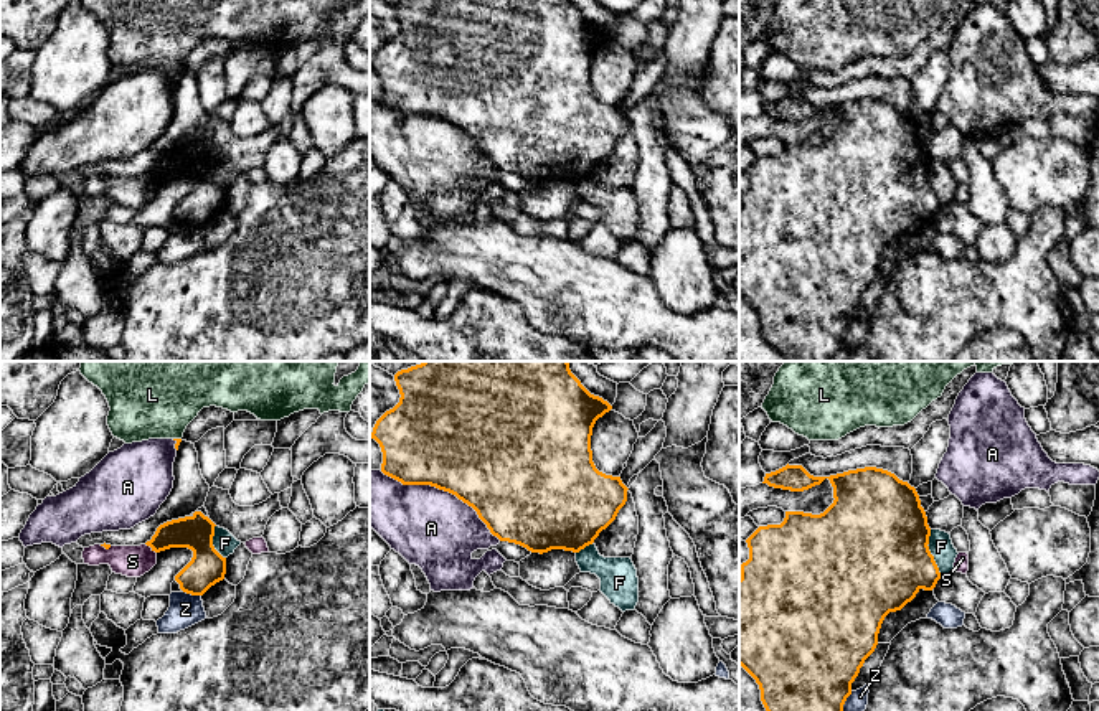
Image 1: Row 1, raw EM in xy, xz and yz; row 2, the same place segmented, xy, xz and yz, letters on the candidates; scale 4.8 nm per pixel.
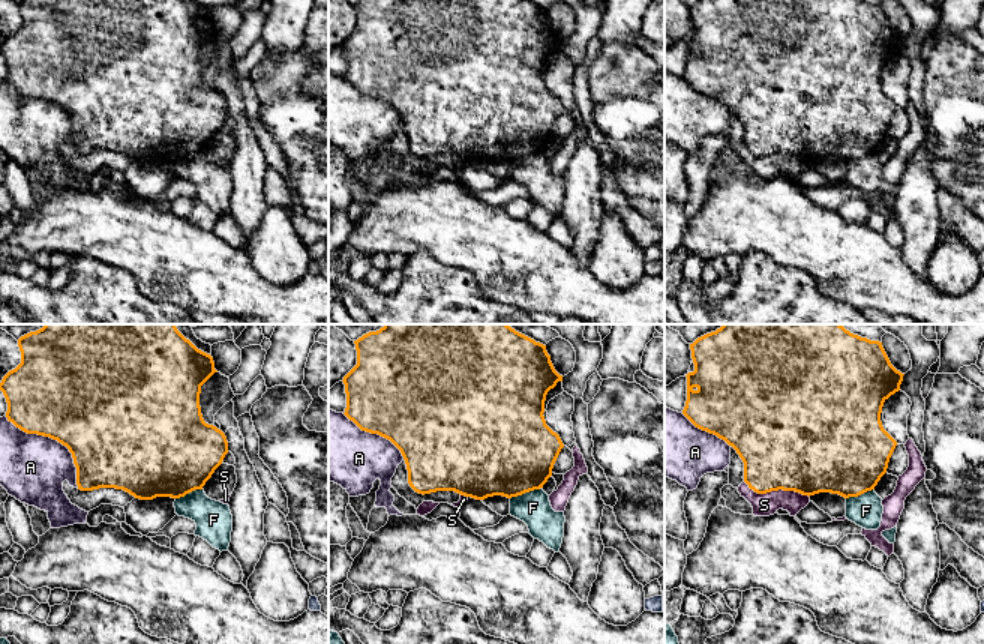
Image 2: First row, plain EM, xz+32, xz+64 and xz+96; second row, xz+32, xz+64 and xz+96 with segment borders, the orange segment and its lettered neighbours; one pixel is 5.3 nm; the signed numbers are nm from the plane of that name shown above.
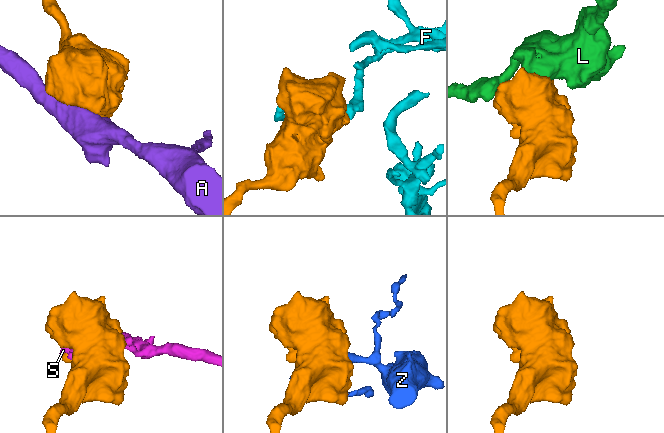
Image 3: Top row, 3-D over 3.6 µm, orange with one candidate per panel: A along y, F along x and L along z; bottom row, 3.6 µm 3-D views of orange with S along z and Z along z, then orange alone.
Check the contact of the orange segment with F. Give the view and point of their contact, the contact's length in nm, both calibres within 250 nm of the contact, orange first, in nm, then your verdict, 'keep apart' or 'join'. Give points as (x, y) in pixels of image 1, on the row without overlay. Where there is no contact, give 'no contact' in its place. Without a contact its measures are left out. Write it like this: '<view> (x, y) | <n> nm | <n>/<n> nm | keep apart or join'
yz (929, 183) | 240 nm | 500/120 nm | keep apart

